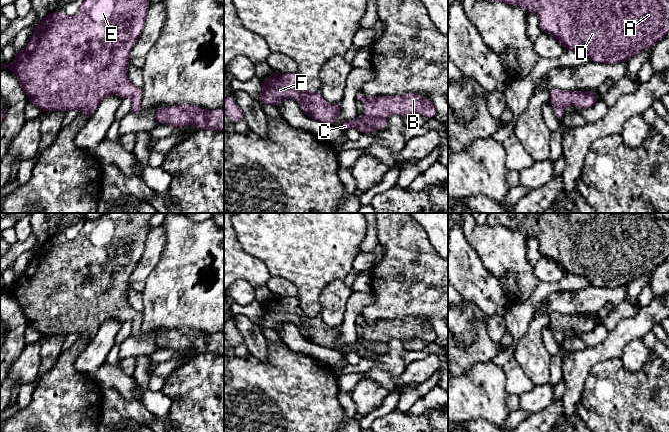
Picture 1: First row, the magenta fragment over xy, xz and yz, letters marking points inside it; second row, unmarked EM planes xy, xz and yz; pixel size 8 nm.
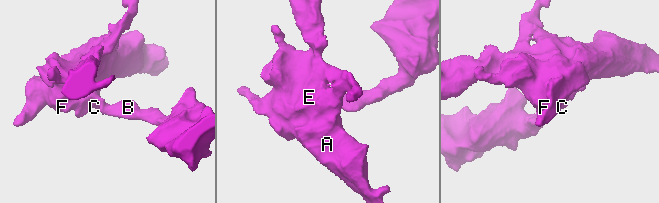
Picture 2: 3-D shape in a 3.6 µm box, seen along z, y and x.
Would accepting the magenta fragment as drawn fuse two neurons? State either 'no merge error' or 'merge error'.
no merge error

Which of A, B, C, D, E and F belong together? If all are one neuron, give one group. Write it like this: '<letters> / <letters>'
A B C D E F

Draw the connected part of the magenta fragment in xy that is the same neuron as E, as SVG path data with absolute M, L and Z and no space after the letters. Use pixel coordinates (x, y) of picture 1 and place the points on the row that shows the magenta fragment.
M84 0L79 11L68 16L62 12L50 12L34 28L26 47L16 56L11 64L0 62L0 70L8 68L17 77L29 102L42 111L67 112L79 109L88 119L108 95L132 99L132 113L141 113L142 88L134 86L127 77L130 65L129 56L145 26L149 0Z

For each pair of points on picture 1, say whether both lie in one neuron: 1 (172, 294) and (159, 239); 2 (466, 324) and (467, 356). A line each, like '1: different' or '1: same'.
1: different
2: different

